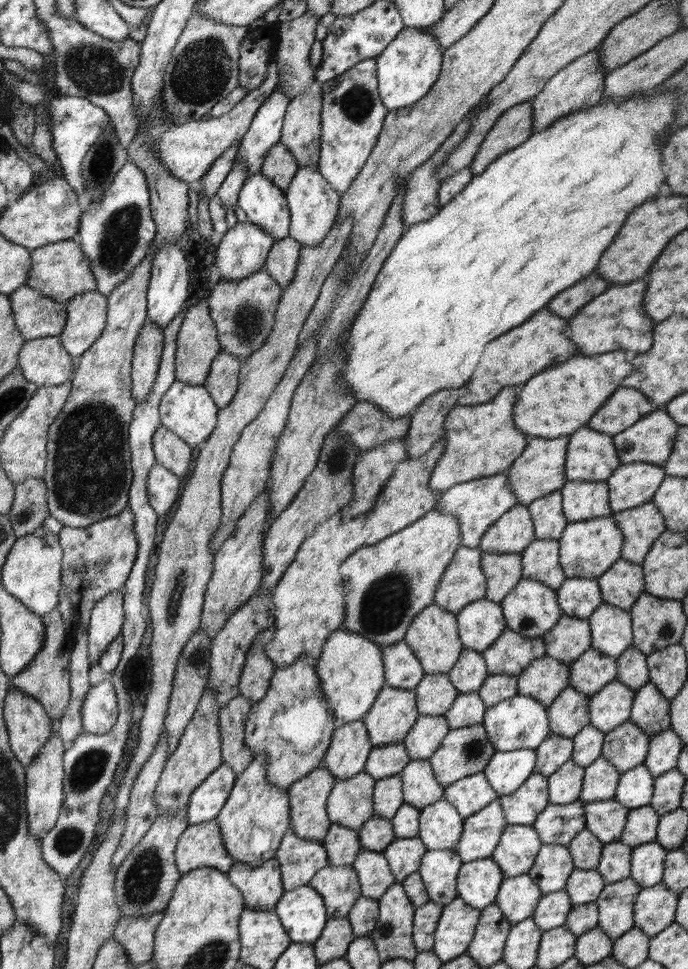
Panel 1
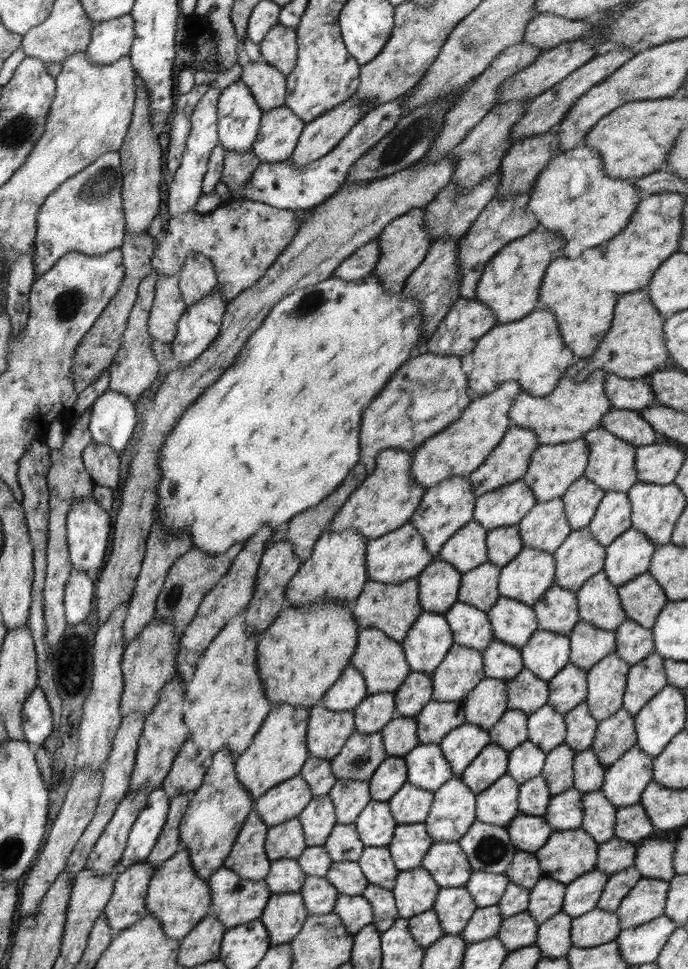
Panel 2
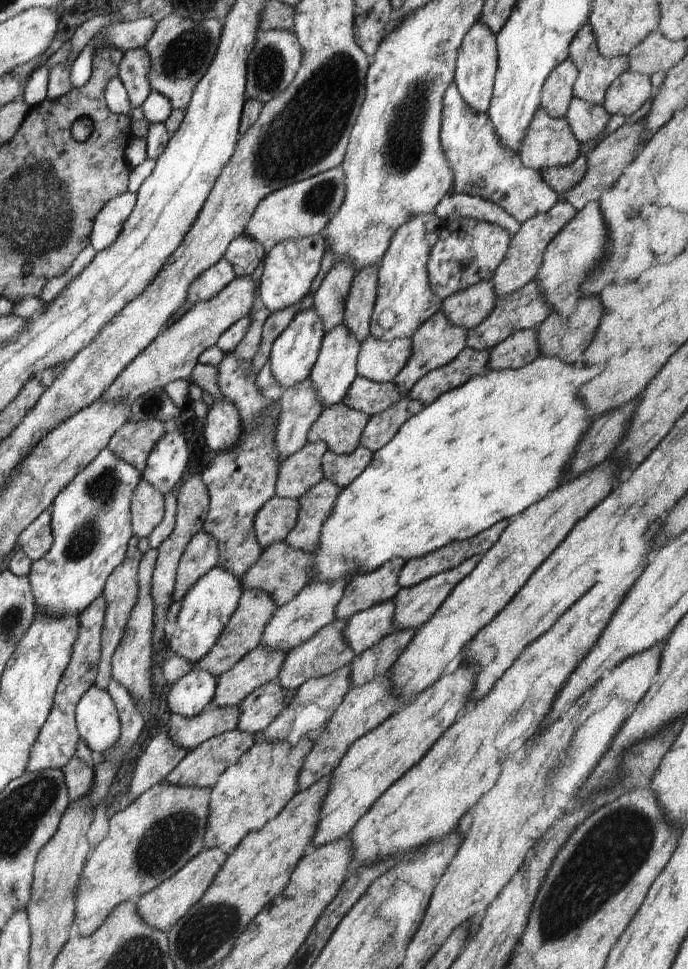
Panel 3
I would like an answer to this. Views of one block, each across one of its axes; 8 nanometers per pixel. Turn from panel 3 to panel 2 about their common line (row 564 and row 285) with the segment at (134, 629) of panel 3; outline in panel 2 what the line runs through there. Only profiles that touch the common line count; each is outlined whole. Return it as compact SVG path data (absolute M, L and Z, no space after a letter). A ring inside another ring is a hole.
M153 270L139 284L138 298L135 300L133 310L130 311L126 330L122 333L122 346L118 349L112 364L108 368L109 388L114 392L125 394L134 404L139 398L142 398L141 396L147 392L146 390L150 390L150 386L156 380L158 370L160 370L160 363L154 358L152 347L150 347L153 339L150 338L151 334L147 327L155 297L155 284L159 278L159 274Z

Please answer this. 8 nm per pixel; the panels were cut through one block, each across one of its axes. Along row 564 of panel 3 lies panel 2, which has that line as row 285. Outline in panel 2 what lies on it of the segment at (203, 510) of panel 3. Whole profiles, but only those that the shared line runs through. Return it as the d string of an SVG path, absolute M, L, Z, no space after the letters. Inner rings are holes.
M163 274L156 281L155 297L147 322L150 338L162 343L172 343L177 324L187 304L181 298L179 275Z

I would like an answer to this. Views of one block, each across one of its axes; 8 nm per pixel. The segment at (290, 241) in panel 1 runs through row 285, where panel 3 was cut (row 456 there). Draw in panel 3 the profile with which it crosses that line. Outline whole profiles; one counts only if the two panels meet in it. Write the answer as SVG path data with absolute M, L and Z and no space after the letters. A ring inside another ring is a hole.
M310 376L304 382L283 390L275 432L275 444L280 454L278 464L304 448L308 432L323 409Z

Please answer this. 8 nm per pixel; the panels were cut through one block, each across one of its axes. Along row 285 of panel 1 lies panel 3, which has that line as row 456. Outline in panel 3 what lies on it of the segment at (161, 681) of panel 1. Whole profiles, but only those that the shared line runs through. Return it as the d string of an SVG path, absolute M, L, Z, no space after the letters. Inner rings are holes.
M307 442L304 448L278 464L276 494L284 499L298 499L324 479L322 456L328 450L326 443Z

